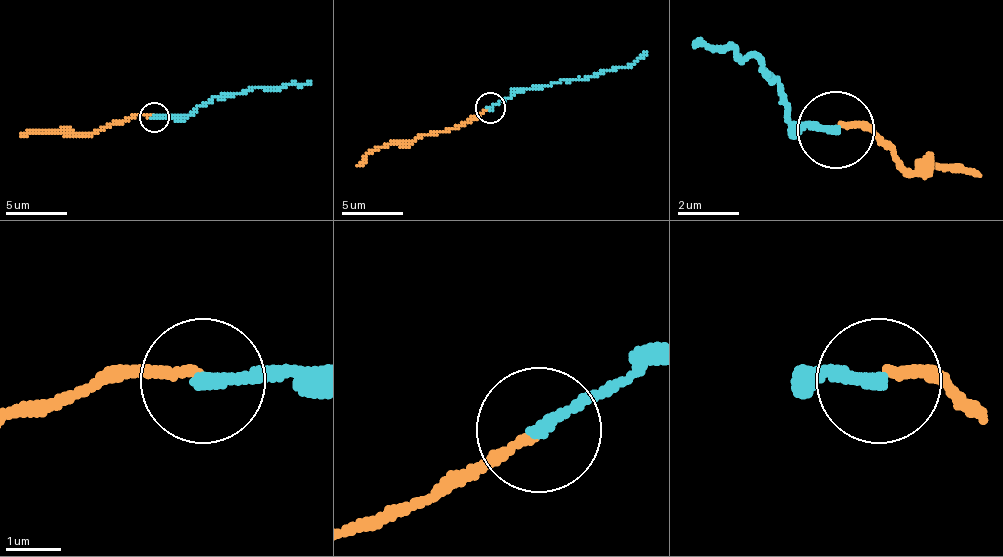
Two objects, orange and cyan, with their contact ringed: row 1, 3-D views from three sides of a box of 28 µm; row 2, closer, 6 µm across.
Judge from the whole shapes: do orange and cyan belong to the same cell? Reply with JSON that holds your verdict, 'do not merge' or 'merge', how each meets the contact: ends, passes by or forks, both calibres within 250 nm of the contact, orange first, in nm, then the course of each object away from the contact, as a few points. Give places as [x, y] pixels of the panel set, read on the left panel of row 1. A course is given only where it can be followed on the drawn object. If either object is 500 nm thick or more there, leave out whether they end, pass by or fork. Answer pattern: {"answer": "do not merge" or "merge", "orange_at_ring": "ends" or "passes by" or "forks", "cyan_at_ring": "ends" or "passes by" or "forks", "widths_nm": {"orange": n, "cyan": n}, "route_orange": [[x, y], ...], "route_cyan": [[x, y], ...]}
{"answer": "merge", "orange_at_ring": "ends", "cyan_at_ring": "ends", "widths_nm": {"orange": 170, "cyan": 240}, "route_orange": [[153, 115], [132, 115], [92, 133], [21, 136]], "route_cyan": [[153, 118], [178, 118], [215, 96], [310, 81]]}

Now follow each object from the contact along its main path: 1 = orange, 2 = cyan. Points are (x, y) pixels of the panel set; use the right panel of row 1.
1: (841, 124), (864, 124), (903, 170), (934, 170), (980, 178)
2: (834, 132), (803, 132), (772, 78), (734, 47), (695, 39)

